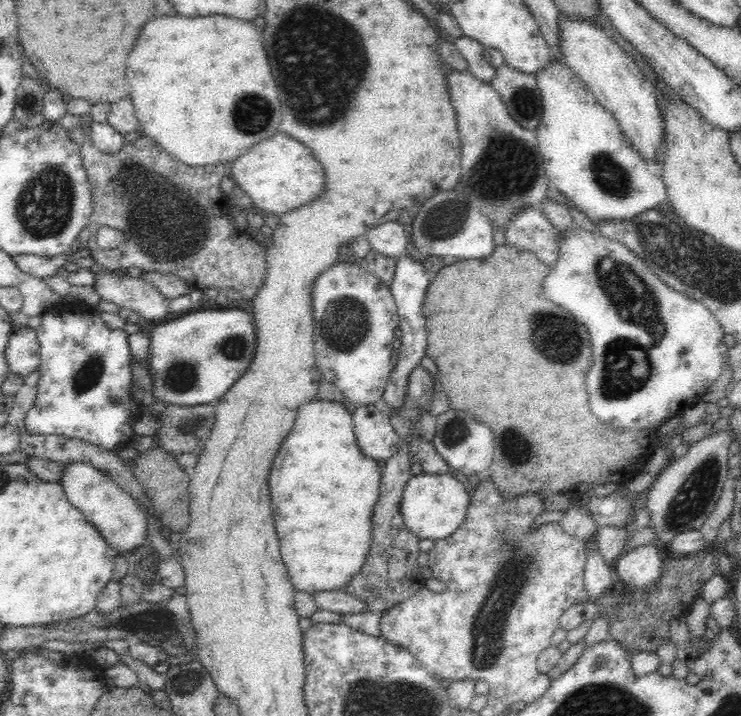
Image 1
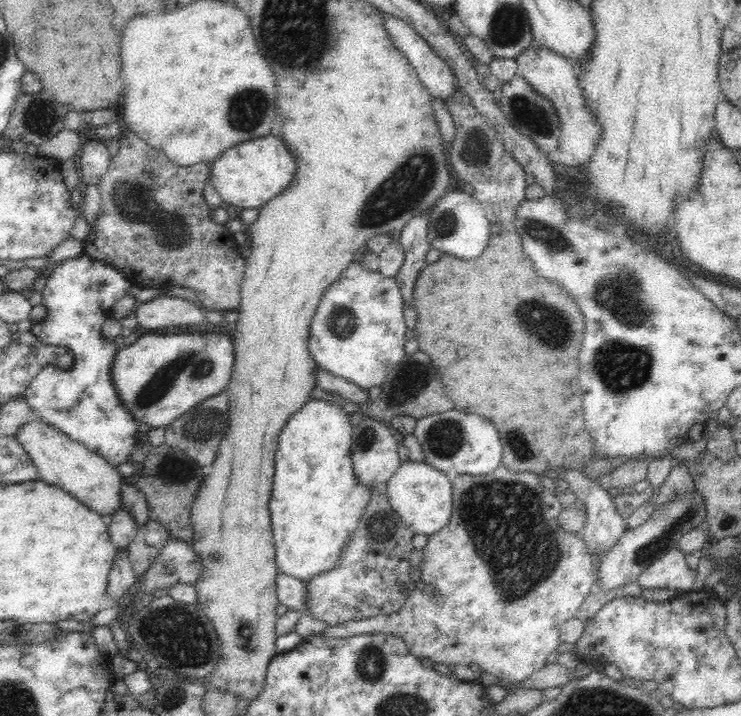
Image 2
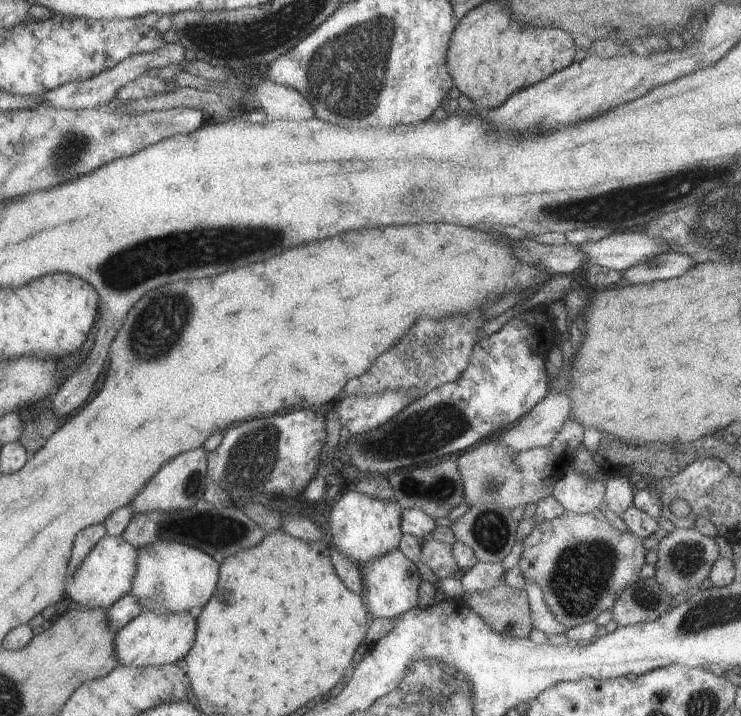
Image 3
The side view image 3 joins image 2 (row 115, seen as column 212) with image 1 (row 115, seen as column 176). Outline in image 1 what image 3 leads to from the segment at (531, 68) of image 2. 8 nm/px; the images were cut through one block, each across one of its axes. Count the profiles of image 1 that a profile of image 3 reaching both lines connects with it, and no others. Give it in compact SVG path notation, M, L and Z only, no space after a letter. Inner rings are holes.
M551 59L548 60L548 64L544 64L544 68L540 68L540 70L535 73L535 77L543 100L542 120L538 128L536 128L535 133L537 134L538 141L537 150L542 156L546 175L548 176L549 182L554 183L554 186L562 195L567 196L567 198L571 200L571 204L573 204L578 211L582 211L582 213L588 216L589 222L596 221L596 223L600 223L612 220L628 221L642 212L656 209L660 204L667 202L664 182L660 177L650 174L646 162L641 160L641 156L631 147L629 140L624 136L622 129L619 127L619 122L612 116L612 113L608 112L599 101L596 100L596 96L594 96L592 92L590 92L590 89L581 82L581 79L571 68L568 68L560 60Z

